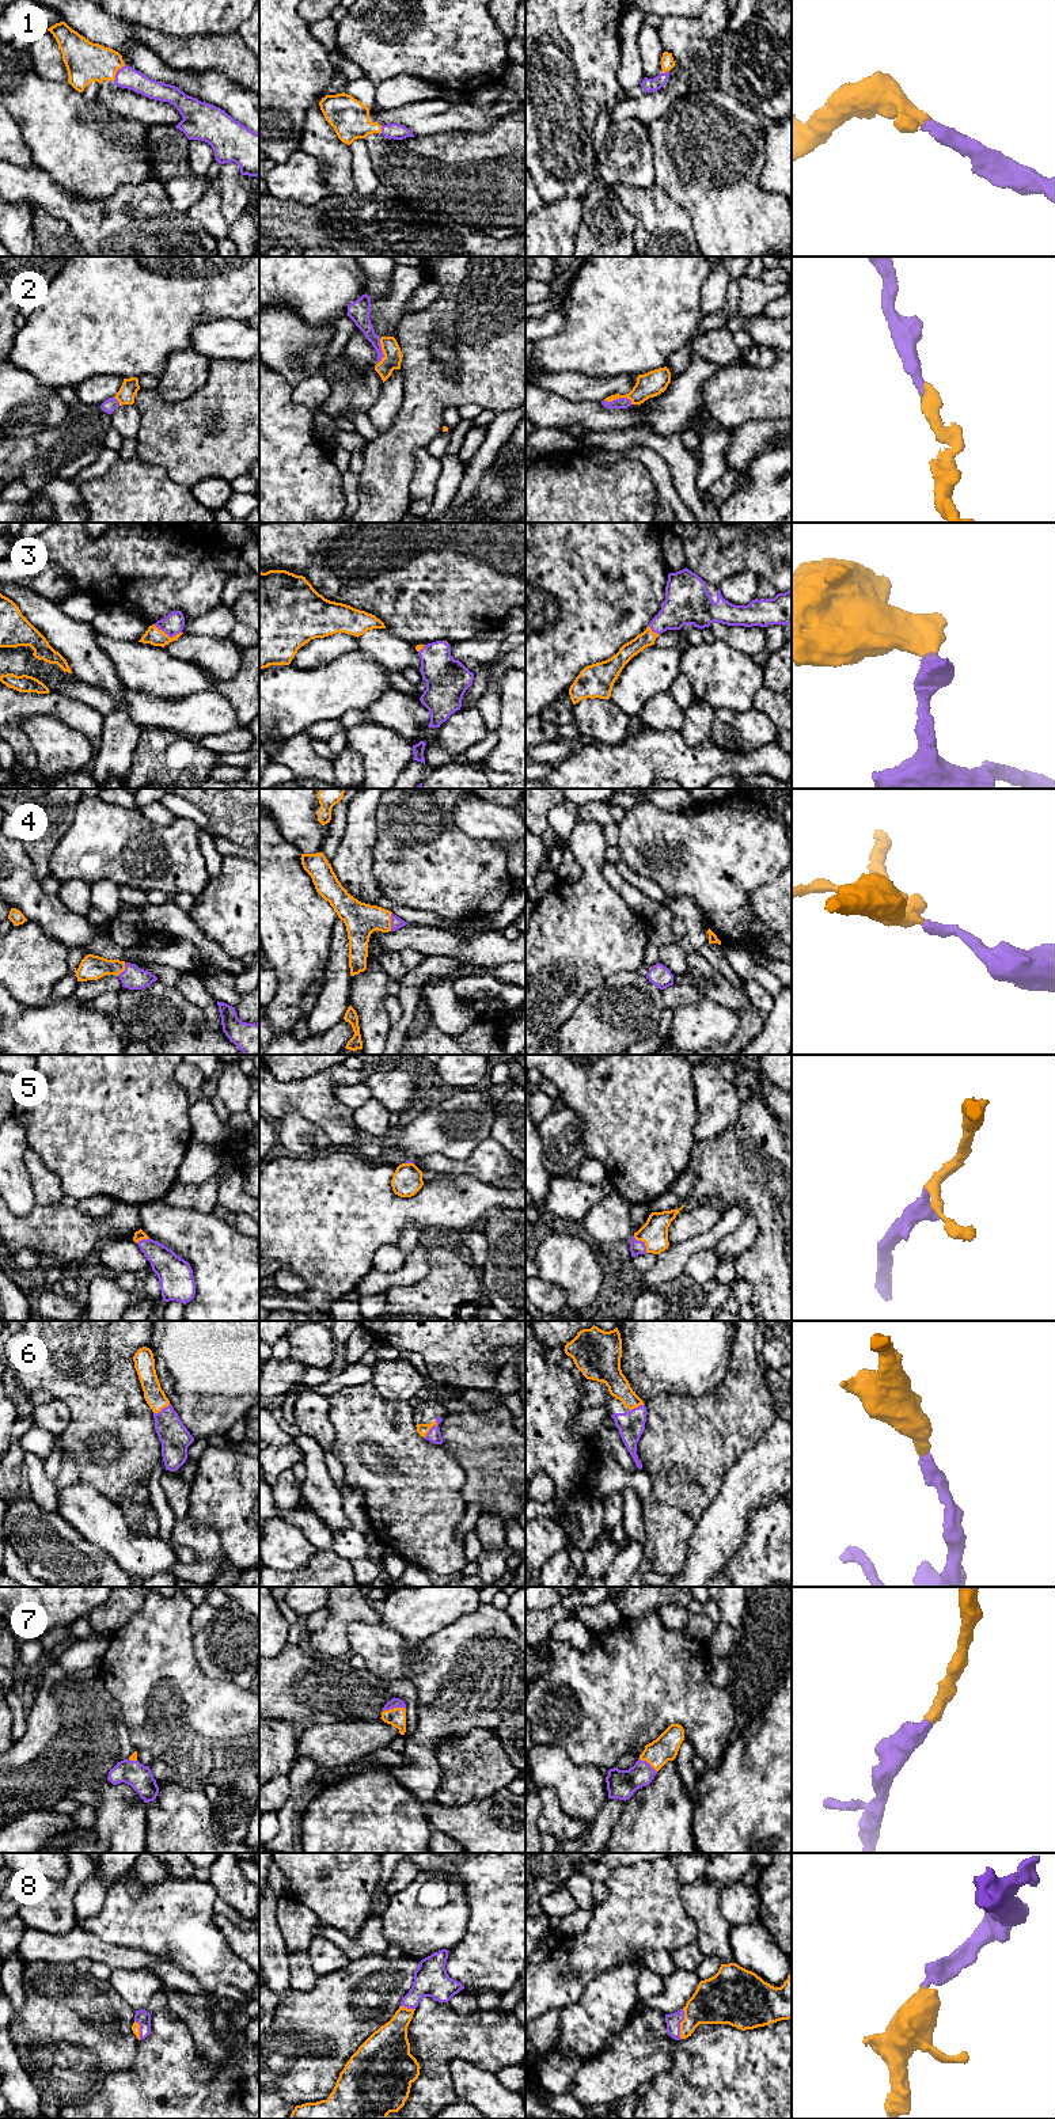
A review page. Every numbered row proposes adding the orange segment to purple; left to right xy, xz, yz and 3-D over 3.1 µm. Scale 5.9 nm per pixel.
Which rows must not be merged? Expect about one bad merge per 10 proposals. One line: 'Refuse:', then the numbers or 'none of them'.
Refuse: none of them

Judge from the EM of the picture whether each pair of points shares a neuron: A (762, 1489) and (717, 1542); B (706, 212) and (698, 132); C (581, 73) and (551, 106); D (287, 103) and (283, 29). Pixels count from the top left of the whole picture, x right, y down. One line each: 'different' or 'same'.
A: same
B: same
C: same
D: same

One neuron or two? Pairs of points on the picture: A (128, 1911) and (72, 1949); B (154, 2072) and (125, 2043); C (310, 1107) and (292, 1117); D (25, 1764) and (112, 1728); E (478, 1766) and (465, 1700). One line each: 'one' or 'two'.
A: two
B: two
C: two
D: one
E: two

